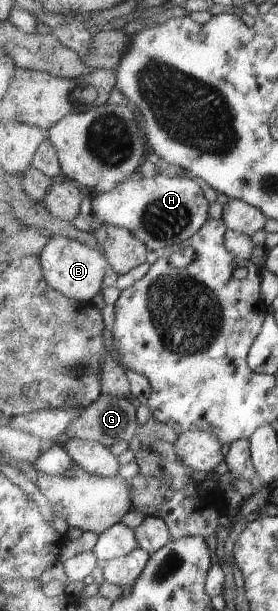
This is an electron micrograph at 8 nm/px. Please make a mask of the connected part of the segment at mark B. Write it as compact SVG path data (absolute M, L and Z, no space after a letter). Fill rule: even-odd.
M65 236L50 237L48 245L39 257L48 285L55 291L84 304L89 304L101 292L106 269L110 267L108 257L100 248L90 247L82 241Z

